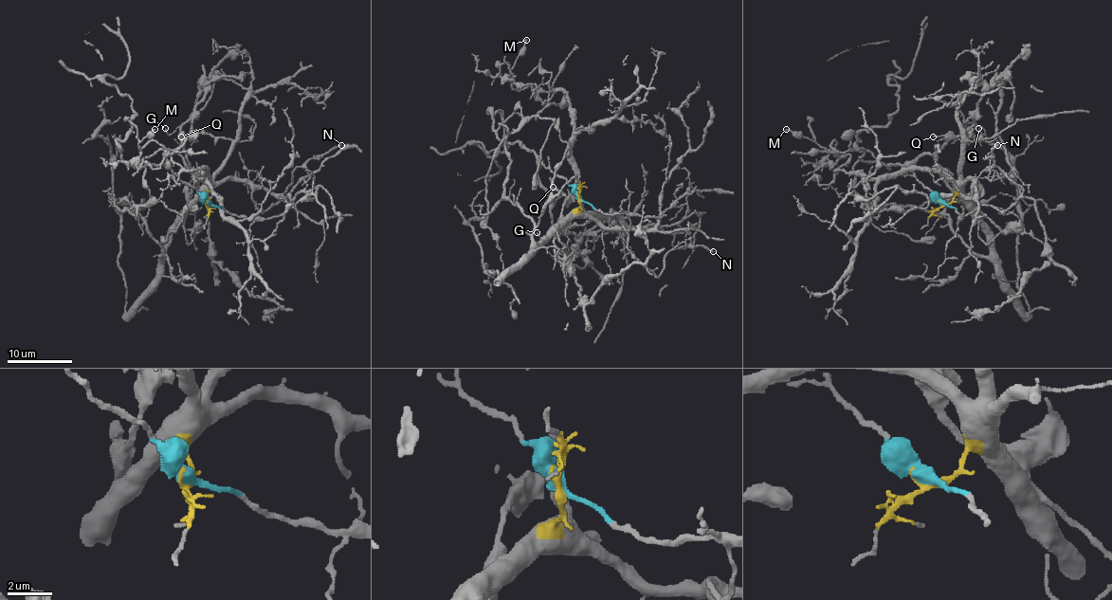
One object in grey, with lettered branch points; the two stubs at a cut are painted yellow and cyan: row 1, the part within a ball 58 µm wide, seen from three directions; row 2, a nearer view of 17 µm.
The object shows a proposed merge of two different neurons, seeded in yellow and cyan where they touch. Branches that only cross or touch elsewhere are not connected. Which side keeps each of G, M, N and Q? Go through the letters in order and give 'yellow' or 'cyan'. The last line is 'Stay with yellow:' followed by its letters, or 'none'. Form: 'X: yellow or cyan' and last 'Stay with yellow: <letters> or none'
G: cyan
M: cyan
N: yellow
Q: cyan
Stay with yellow: N

